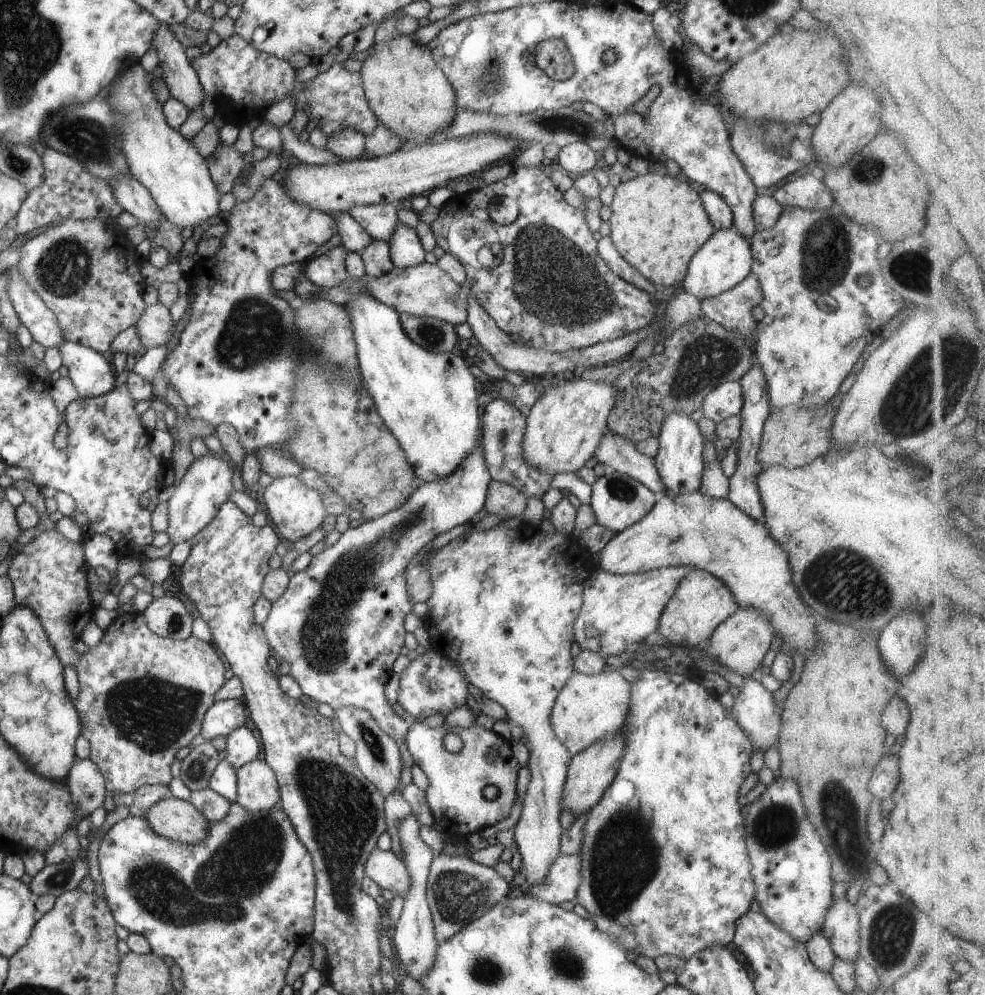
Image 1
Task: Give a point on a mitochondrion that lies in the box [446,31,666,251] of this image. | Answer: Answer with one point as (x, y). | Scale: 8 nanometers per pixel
(496, 72)

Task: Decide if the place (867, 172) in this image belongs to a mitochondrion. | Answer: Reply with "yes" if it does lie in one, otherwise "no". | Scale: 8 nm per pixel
yes

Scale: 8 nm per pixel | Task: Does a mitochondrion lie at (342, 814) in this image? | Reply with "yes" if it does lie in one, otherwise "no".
yes

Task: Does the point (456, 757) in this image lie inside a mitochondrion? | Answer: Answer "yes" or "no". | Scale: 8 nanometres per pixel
no

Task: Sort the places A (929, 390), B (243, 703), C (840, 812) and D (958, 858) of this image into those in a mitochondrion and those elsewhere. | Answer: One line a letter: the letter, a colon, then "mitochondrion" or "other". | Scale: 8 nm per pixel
A: mitochondrion
B: other
C: mitochondrion
D: other

